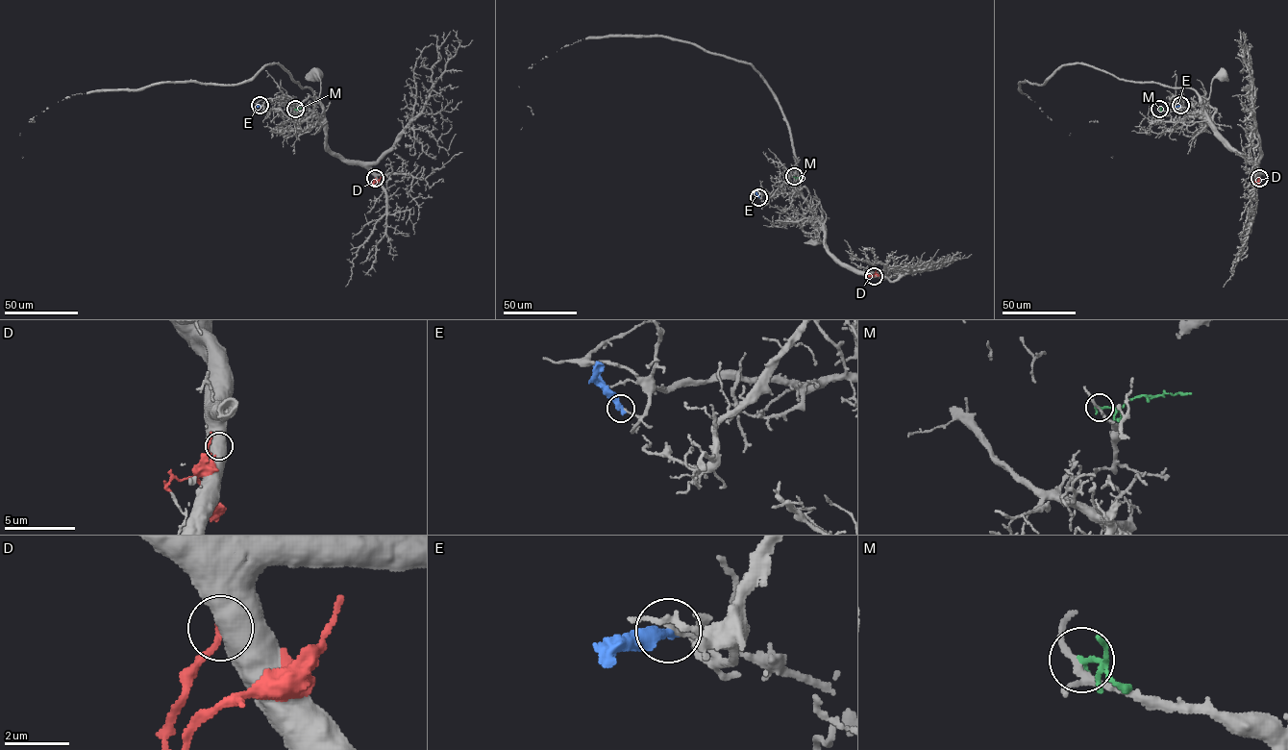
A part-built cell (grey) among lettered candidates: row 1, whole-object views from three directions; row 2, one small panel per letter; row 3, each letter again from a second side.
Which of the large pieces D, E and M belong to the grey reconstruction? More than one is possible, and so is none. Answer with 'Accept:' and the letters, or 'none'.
Accept: none

